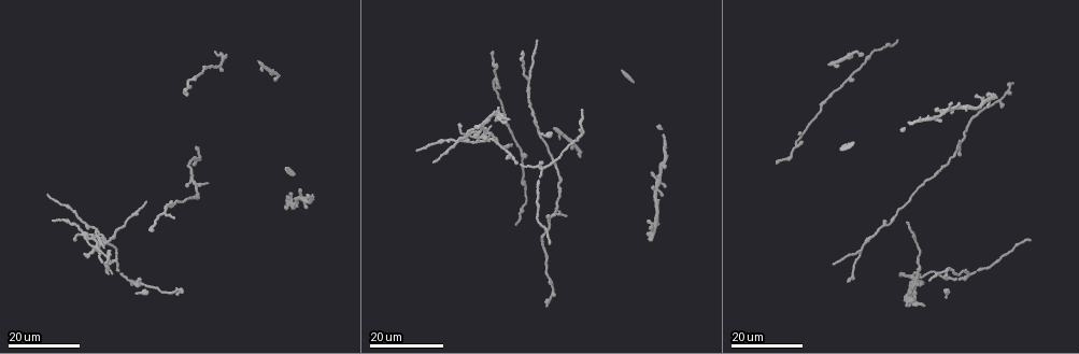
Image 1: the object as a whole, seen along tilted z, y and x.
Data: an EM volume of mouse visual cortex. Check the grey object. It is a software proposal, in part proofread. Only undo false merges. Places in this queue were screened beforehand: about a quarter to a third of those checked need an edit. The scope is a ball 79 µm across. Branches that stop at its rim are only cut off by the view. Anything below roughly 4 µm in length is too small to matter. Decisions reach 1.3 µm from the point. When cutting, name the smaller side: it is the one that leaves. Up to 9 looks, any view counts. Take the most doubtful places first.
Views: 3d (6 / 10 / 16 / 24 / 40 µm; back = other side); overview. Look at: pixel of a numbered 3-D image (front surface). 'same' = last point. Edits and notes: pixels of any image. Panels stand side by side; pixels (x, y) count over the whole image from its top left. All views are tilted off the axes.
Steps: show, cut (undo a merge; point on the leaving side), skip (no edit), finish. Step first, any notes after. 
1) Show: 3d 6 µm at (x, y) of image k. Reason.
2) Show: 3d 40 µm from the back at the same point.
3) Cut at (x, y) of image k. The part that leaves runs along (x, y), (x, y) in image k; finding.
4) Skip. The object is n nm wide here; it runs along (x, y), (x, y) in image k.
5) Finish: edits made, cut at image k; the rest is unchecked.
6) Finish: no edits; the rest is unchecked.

Show: 3d 16 µm at (530, 78) of image 1. Side arm on a straight run.

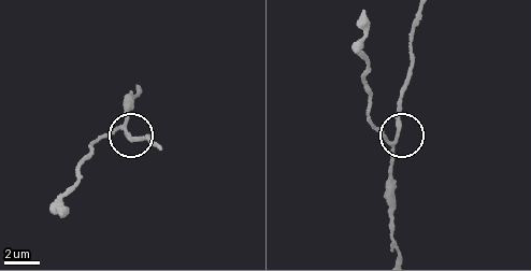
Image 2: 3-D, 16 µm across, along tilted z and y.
Show: 3d 6 µm at (124, 127) of image 2. Zoom in.

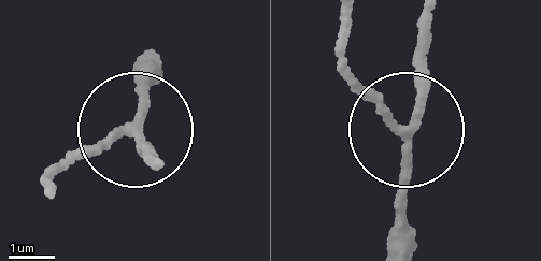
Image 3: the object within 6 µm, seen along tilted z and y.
Cut at (88, 156) of image 3. 3 arms meet here; the part that leaves runs along (137, 130), (43, 191) in image 3; a second cell is stuck on.

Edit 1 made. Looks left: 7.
Show: overview.

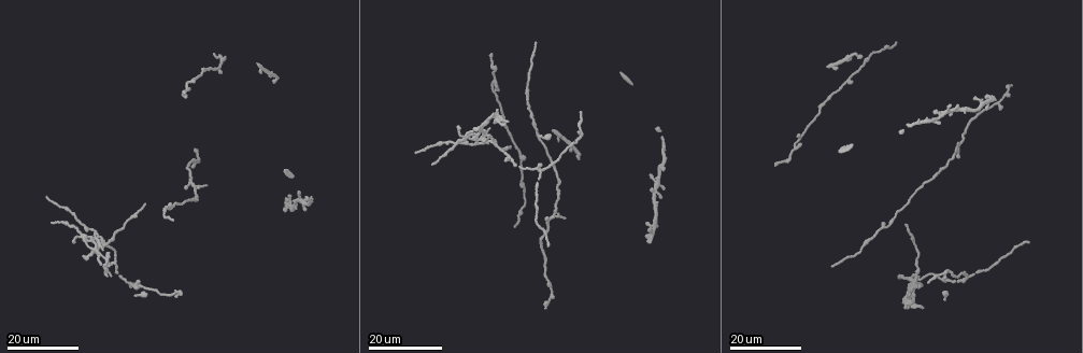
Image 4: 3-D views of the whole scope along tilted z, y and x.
Show: 3d 16 µm at (541, 170) of image 4. Four or more arms meet.

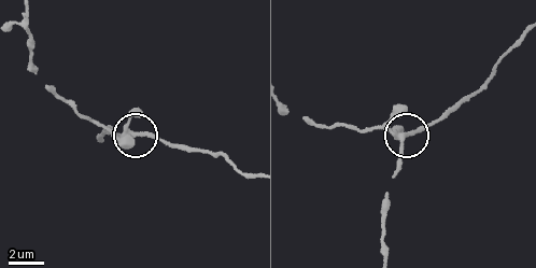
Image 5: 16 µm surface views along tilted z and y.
Show: 3d 6 µm at (403, 140) of image 5.

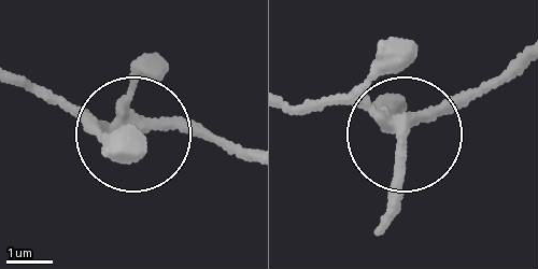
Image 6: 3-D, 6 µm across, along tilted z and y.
Skip. It runs along (296, 105), (345, 99), (411, 127), (521, 59) in image 6; continuous, no second cell.

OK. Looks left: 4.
Show: 3d 24 µm at (486, 144) of image 4. Four or more arms meet.

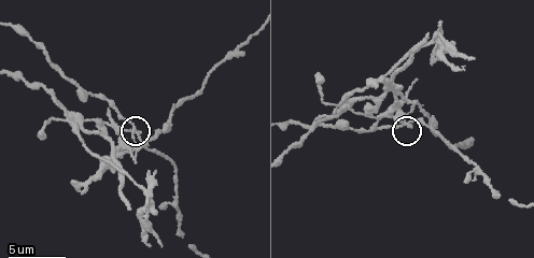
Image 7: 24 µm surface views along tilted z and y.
Show: 3d 10 µm at (137, 134) of image 7. Closer look.

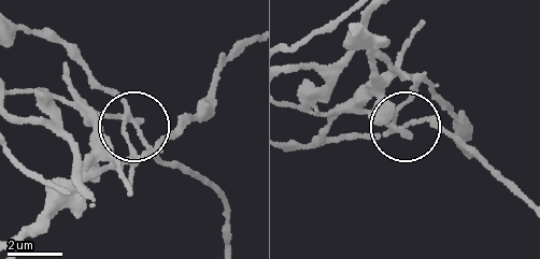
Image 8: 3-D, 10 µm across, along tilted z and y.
Cut at (91, 113) of image 8. The part that leaves runs along (125, 113), (102, 115), (94, 158), (52, 186) in image 8; two cells meet here.

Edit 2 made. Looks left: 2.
Show: 3d 24 µm at (554, 216) of image 4. Three-way junction.

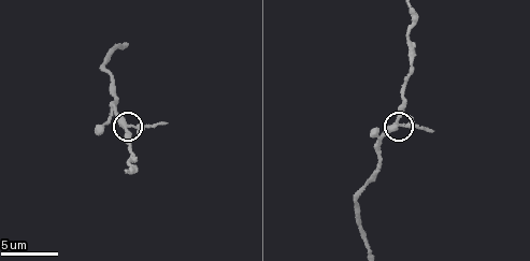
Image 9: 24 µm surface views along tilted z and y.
Show: 3d 10 µm at (398, 125) of image 9.

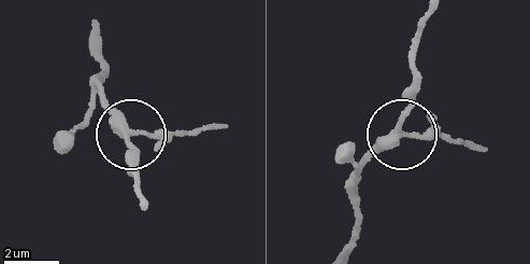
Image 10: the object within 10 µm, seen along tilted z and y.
Cut at (161, 132) of image 10. The object is 270 nm wide here; the part that leaves runs along (124, 123), (190, 137), (223, 127) in image 10; a second cell is stuck on.

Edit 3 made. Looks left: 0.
Finish: edits made, cut at image 3, cut at image 8, cut at image 10; the rest is unchecked.

